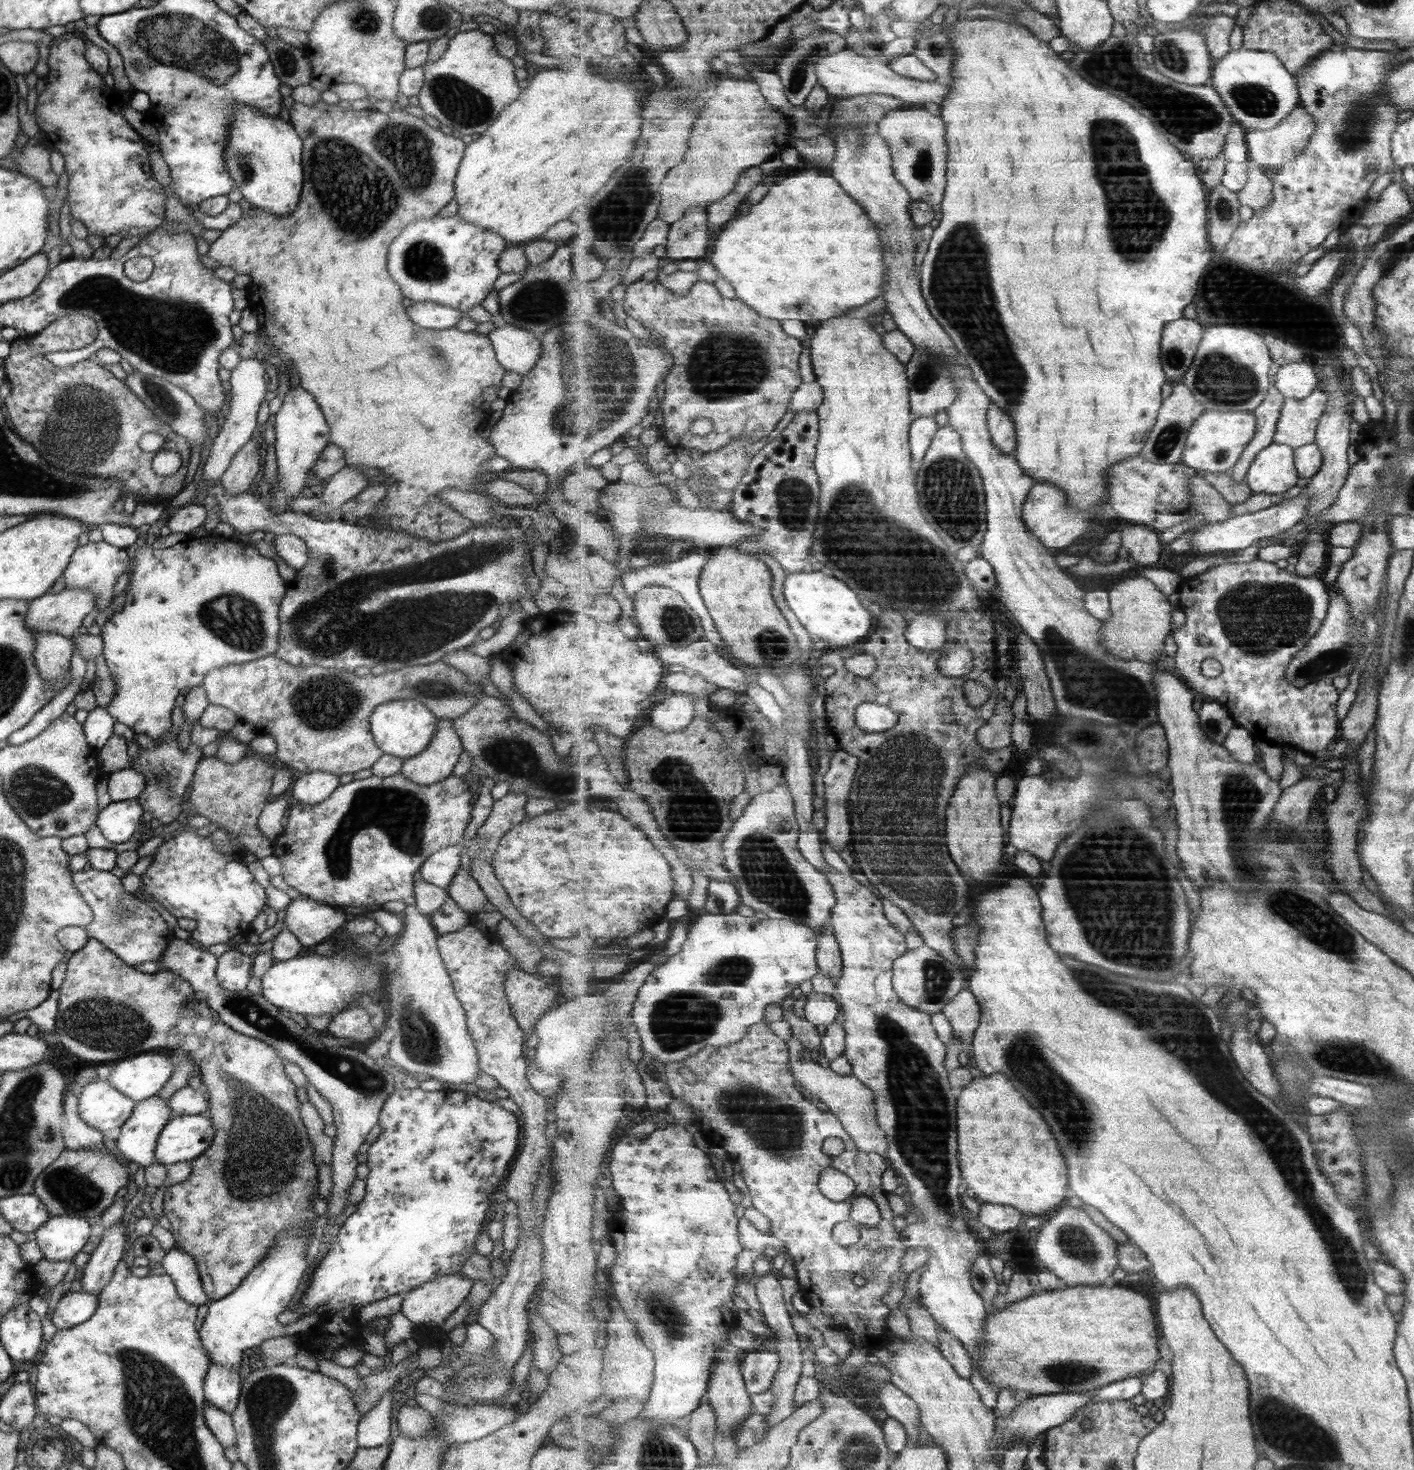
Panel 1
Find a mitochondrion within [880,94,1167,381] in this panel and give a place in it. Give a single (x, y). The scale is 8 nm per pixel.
(924, 171)

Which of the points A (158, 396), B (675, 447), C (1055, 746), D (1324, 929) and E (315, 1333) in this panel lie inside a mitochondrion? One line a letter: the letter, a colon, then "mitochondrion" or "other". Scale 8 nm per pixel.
A: mitochondrion
B: other
C: other
D: mitochondrion
E: other

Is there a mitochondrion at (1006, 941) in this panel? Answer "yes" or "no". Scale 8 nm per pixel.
no

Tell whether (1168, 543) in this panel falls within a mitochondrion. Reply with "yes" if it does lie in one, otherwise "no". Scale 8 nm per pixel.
no

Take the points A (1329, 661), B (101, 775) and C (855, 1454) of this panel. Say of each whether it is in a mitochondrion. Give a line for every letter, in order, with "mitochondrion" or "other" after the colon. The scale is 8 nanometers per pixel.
A: mitochondrion
B: other
C: mitochondrion

